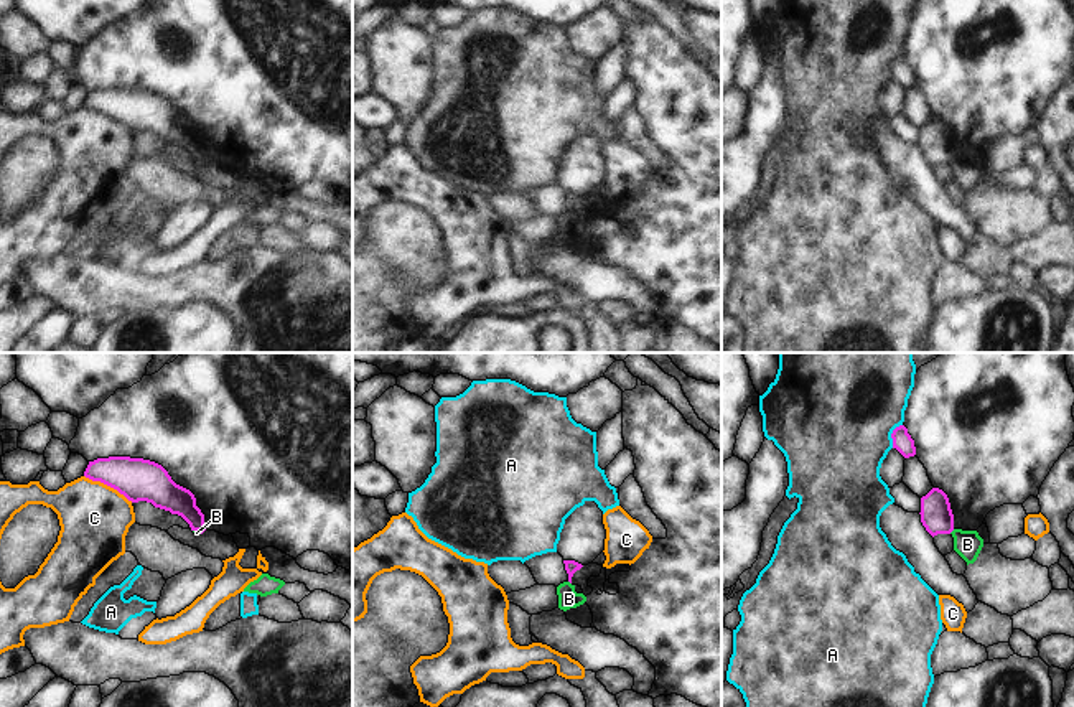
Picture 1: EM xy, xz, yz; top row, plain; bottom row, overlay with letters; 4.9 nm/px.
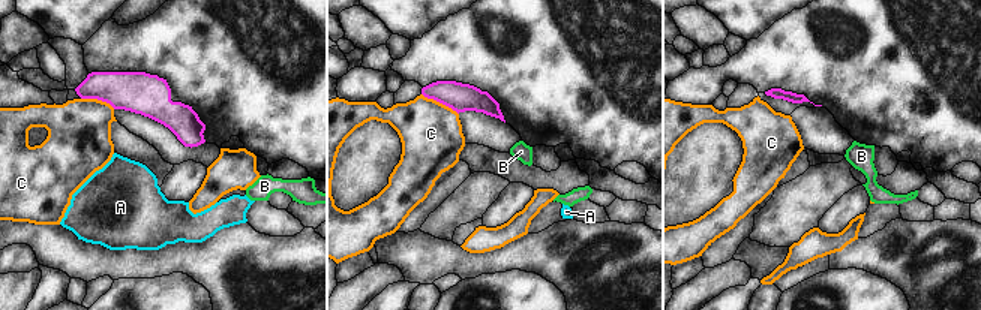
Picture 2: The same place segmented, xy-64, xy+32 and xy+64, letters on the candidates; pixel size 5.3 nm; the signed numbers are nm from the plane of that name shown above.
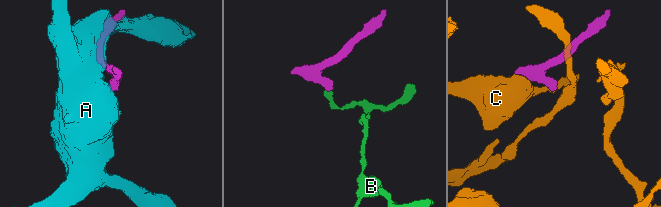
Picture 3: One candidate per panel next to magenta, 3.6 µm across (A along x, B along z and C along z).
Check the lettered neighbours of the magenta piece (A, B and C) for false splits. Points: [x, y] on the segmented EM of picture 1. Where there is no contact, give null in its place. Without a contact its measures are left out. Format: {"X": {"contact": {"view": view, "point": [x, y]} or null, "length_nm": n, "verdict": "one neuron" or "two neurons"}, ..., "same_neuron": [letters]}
{"A": {"contact": {"view": "yz", "point": [891, 435]}, "length_nm": 130, "verdict": "two neurons"}, "B": {"contact": {"view": "yz", "point": [951, 531]}, "length_nm": 40, "verdict": "two neurons"}, "C": {"contact": {"view": "xy", "point": [109, 485]}, "length_nm": 280, "verdict": "two neurons"}, "same_neuron": []}

